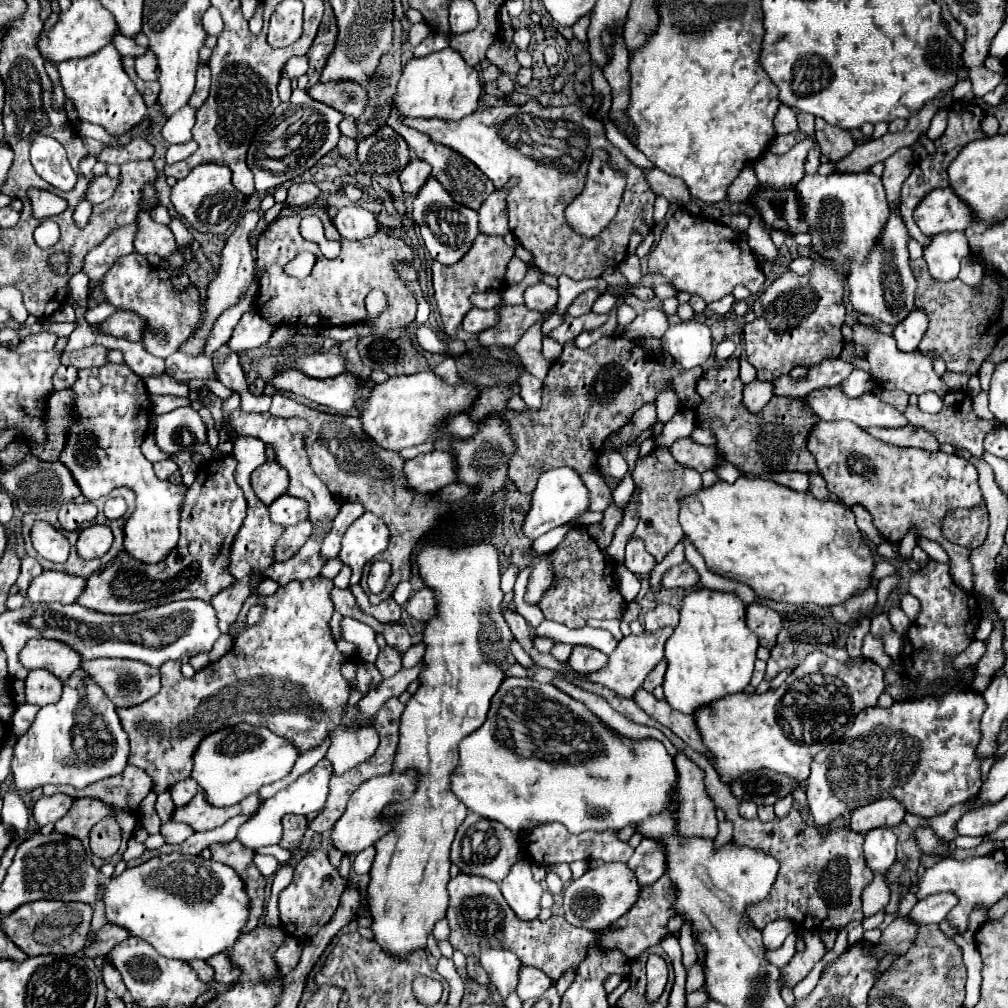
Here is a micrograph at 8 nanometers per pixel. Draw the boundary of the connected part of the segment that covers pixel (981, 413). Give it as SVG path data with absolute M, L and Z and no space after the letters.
M980 392L980 394L972 400L972 410L974 410L974 414L976 414L978 418L982 418L982 420L994 420L992 412L988 410L988 394L986 394L986 392Z

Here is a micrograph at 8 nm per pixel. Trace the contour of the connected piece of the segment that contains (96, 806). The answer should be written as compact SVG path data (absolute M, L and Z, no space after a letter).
M76 798L72 802L68 814L62 820L58 820L56 826L54 826L56 832L78 838L84 844L86 854L90 857L92 864L96 868L100 868L103 865L103 859L97 858L90 853L89 832L96 822L100 822L102 807L109 806L100 802L100 800L94 800L94 798Z

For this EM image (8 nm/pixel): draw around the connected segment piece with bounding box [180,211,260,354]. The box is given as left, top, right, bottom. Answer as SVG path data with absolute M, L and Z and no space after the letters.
M249 211L244 214L242 218L238 220L236 224L236 230L230 234L230 238L226 240L226 246L222 250L222 264L218 268L218 276L210 282L208 286L208 296L206 296L206 318L204 322L200 324L200 328L194 332L194 336L180 348L182 352L188 352L188 354L202 354L204 352L204 340L208 336L208 328L212 328L216 316L220 316L220 312L224 312L224 308L230 308L236 300L236 296L240 296L240 292L244 292L244 288L248 288L248 280L252 280L252 264L254 264L254 258L250 254L250 242L248 242L248 236L250 232L254 230L260 220L259 213L255 211Z

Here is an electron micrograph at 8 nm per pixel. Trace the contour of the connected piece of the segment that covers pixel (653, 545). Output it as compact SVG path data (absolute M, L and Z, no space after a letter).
M654 448L648 456L638 458L636 468L632 472L632 480L638 490L640 520L638 520L636 530L630 534L630 538L644 540L646 550L660 562L664 554L670 552L670 548L674 548L674 544L680 542L684 536L678 524L680 500L702 490L702 476L696 470L676 464L676 460L670 458L670 452L666 448Z

